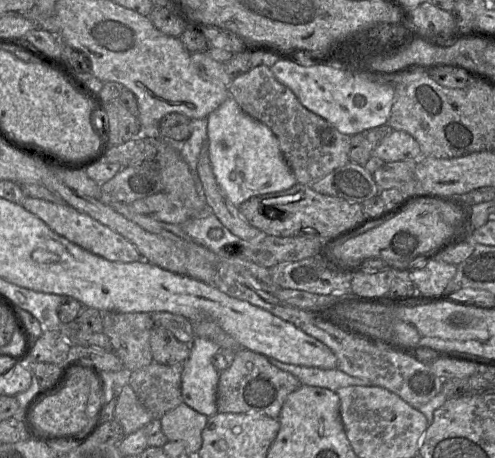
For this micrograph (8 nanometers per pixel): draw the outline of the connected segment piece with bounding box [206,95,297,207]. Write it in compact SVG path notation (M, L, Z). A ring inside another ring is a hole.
M231 95L206 119L213 173L220 189L236 207L251 197L286 191L297 183L277 137L264 123L246 114Z

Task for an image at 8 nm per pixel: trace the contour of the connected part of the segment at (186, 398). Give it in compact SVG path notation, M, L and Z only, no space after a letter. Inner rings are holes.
M194 337L190 346L189 358L184 362L184 369L181 375L182 401L199 413L210 417L217 413L217 390L219 374L213 366L213 356L220 352L220 347L211 340Z

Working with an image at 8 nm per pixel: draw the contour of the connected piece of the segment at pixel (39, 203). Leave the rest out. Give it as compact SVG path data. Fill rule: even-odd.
M26 196L22 206L45 222L54 232L95 255L110 261L125 263L142 259L136 247L125 237L67 204L61 205Z

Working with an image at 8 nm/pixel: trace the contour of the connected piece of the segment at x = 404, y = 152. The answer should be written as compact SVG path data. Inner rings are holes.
M393 130L372 151L372 156L384 163L420 159L421 148L413 136L405 131Z

